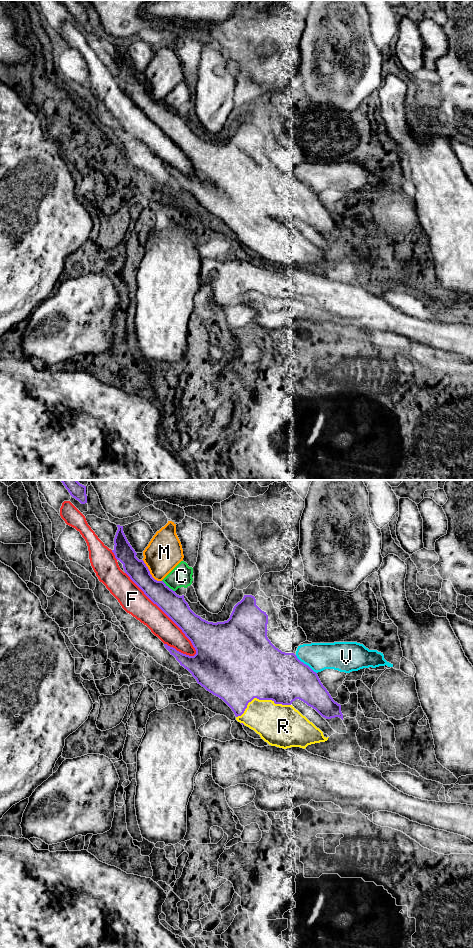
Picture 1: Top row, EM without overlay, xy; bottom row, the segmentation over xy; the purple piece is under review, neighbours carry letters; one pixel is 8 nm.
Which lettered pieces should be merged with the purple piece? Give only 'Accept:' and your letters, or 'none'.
Accept: R

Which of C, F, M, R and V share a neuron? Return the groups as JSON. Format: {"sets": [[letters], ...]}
{"sets": [["C", "M"], ["F"], ["R"], ["V"]]}

